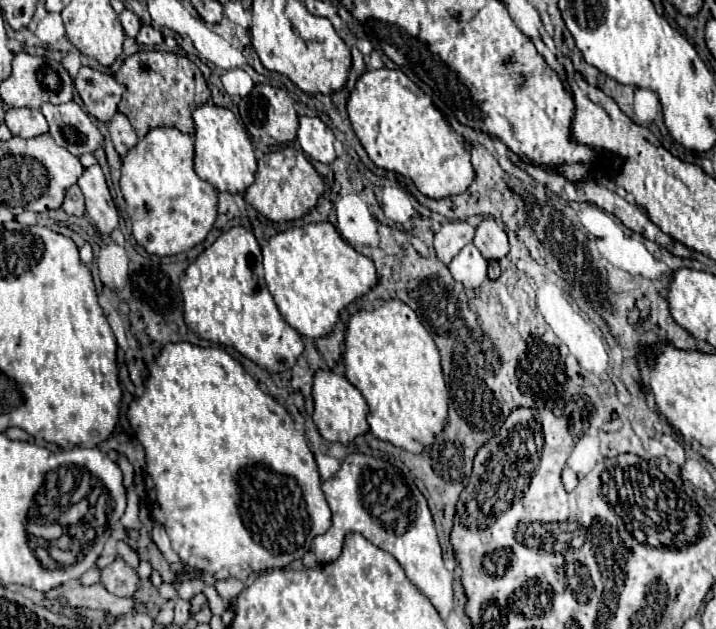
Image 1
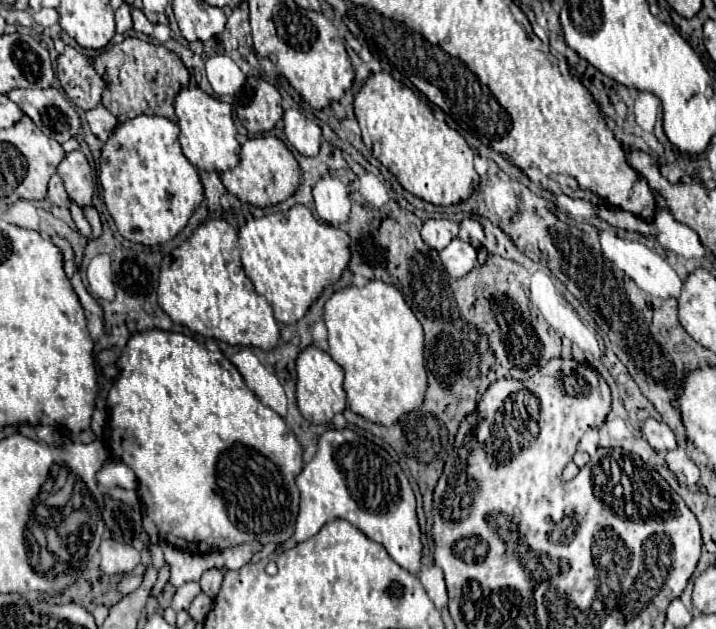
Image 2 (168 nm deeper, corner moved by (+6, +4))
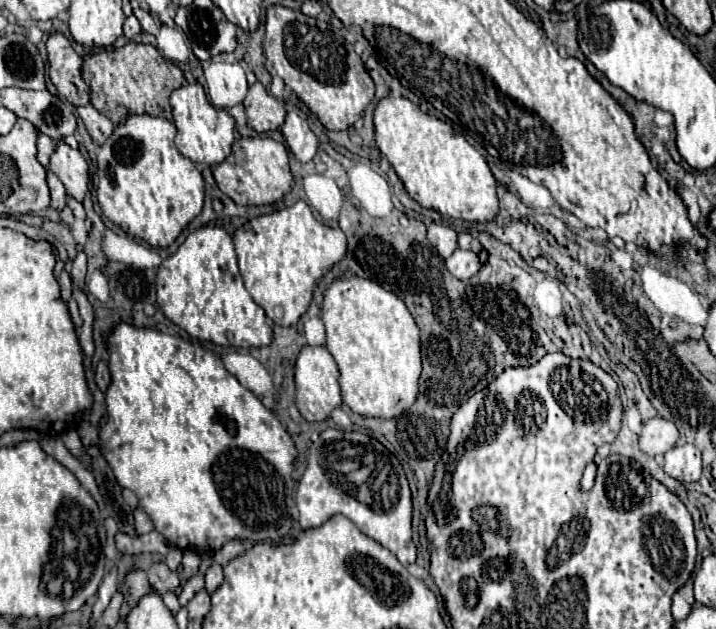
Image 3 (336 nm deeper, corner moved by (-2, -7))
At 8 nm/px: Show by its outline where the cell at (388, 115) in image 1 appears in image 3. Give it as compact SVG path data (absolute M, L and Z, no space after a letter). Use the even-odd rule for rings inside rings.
M387 96L379 100L375 108L375 140L383 156L391 162L397 176L405 184L409 196L417 200L423 208L433 208L445 216L467 220L467 222L491 222L499 212L497 200L497 180L485 162L485 158L461 136L457 134L447 122L423 114L413 102L407 98Z

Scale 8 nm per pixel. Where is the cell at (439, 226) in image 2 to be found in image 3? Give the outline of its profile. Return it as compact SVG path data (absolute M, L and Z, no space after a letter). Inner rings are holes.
M431 224L427 228L427 240L437 248L437 252L443 258L449 258L453 254L453 250L457 248L457 234L449 226Z

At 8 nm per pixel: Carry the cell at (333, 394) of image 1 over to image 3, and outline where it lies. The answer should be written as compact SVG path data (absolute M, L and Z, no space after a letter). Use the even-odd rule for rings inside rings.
M303 346L295 360L295 402L301 416L309 422L325 420L333 408L341 406L341 390L339 390L339 370L335 360L331 358L325 346Z

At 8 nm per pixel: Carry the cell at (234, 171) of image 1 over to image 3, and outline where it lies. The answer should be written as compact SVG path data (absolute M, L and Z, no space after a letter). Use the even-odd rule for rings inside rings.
M187 82L181 88L173 90L169 96L169 104L173 108L173 122L177 126L175 144L183 156L191 158L193 162L205 162L213 168L215 164L223 162L227 154L231 154L231 146L235 140L235 120L227 110L211 106L199 82Z

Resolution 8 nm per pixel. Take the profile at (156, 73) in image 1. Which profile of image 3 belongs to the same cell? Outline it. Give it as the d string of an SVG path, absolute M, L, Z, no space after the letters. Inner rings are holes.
M127 42L121 48L85 54L81 74L87 84L95 82L95 88L91 88L91 104L113 124L123 122L127 114L149 114L173 120L169 94L183 84L183 72L173 62L165 60L155 46Z

